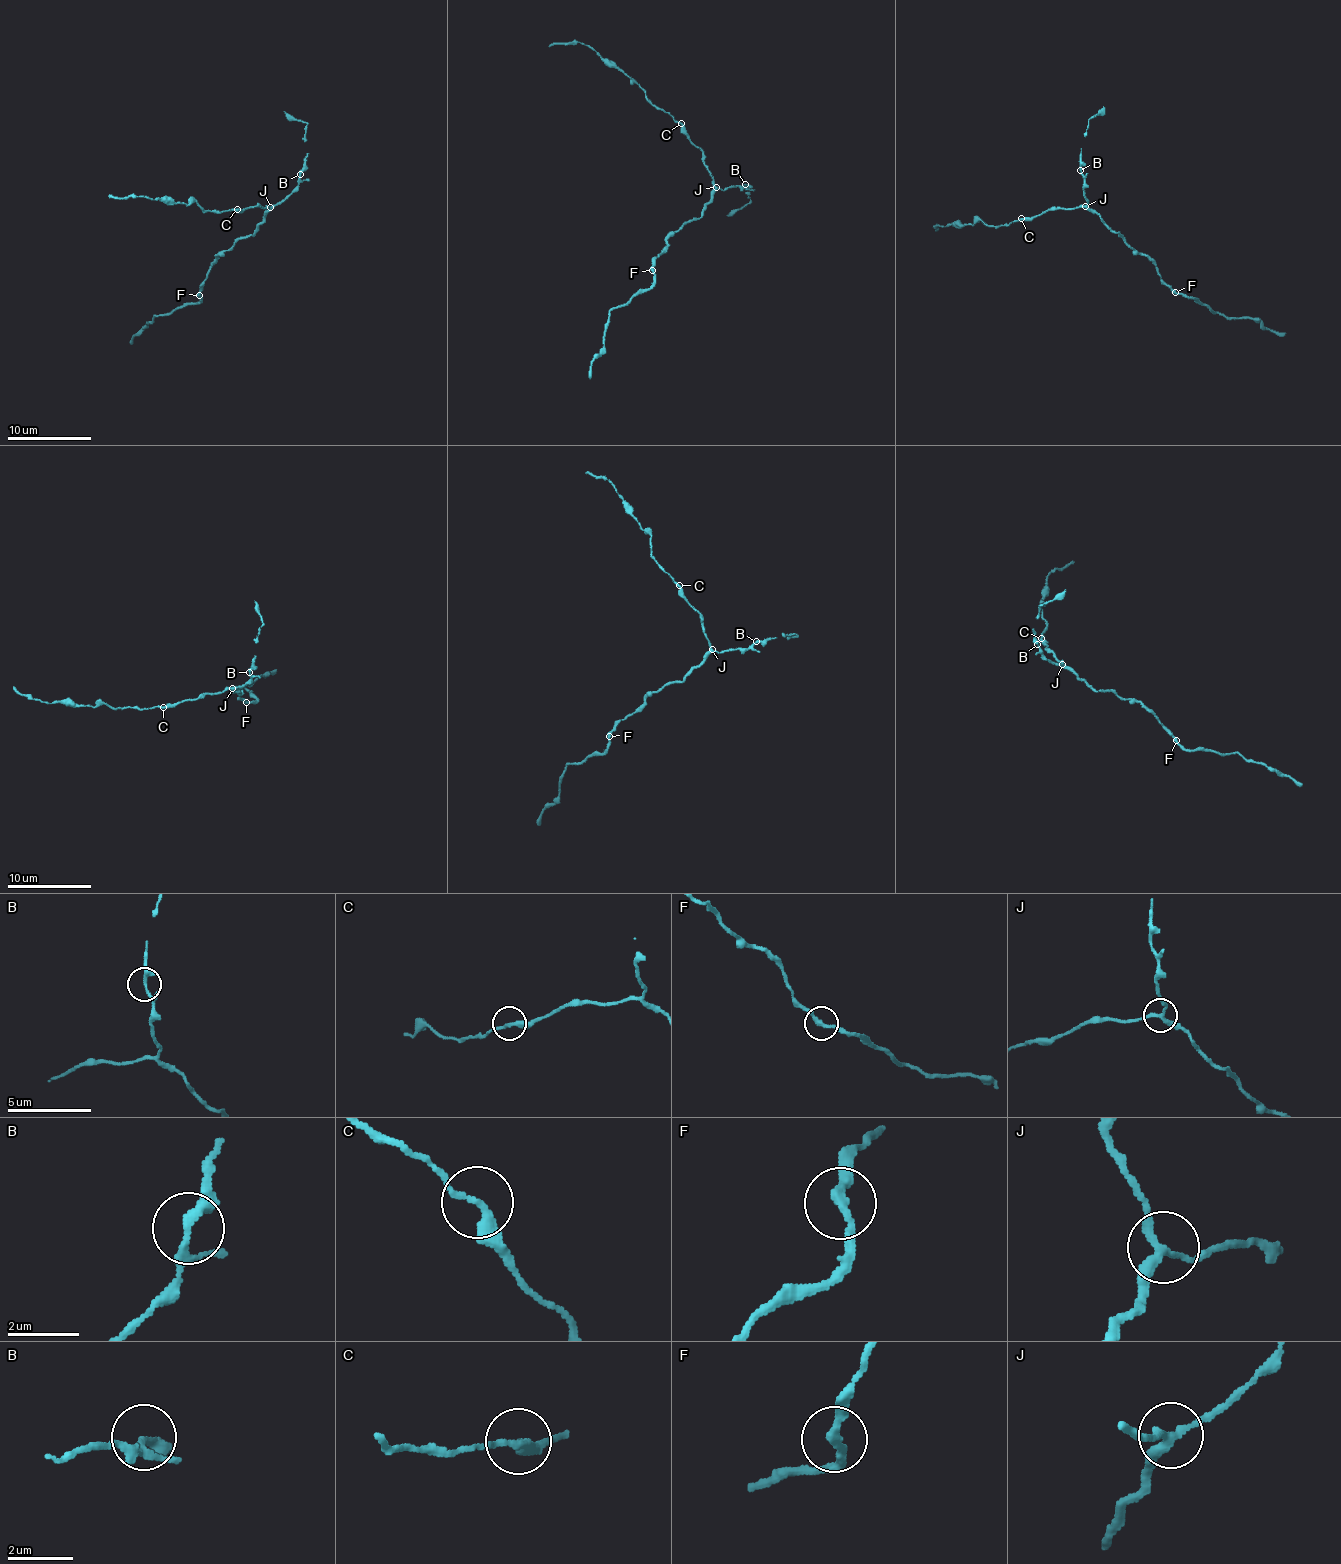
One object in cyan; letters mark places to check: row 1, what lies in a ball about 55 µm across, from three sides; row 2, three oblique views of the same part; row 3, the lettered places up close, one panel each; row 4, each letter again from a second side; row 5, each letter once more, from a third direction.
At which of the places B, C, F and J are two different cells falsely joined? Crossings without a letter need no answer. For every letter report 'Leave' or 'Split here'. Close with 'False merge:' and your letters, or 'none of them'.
B: Leave
C: Leave
F: Leave
J: Leave
False merge: none of them

